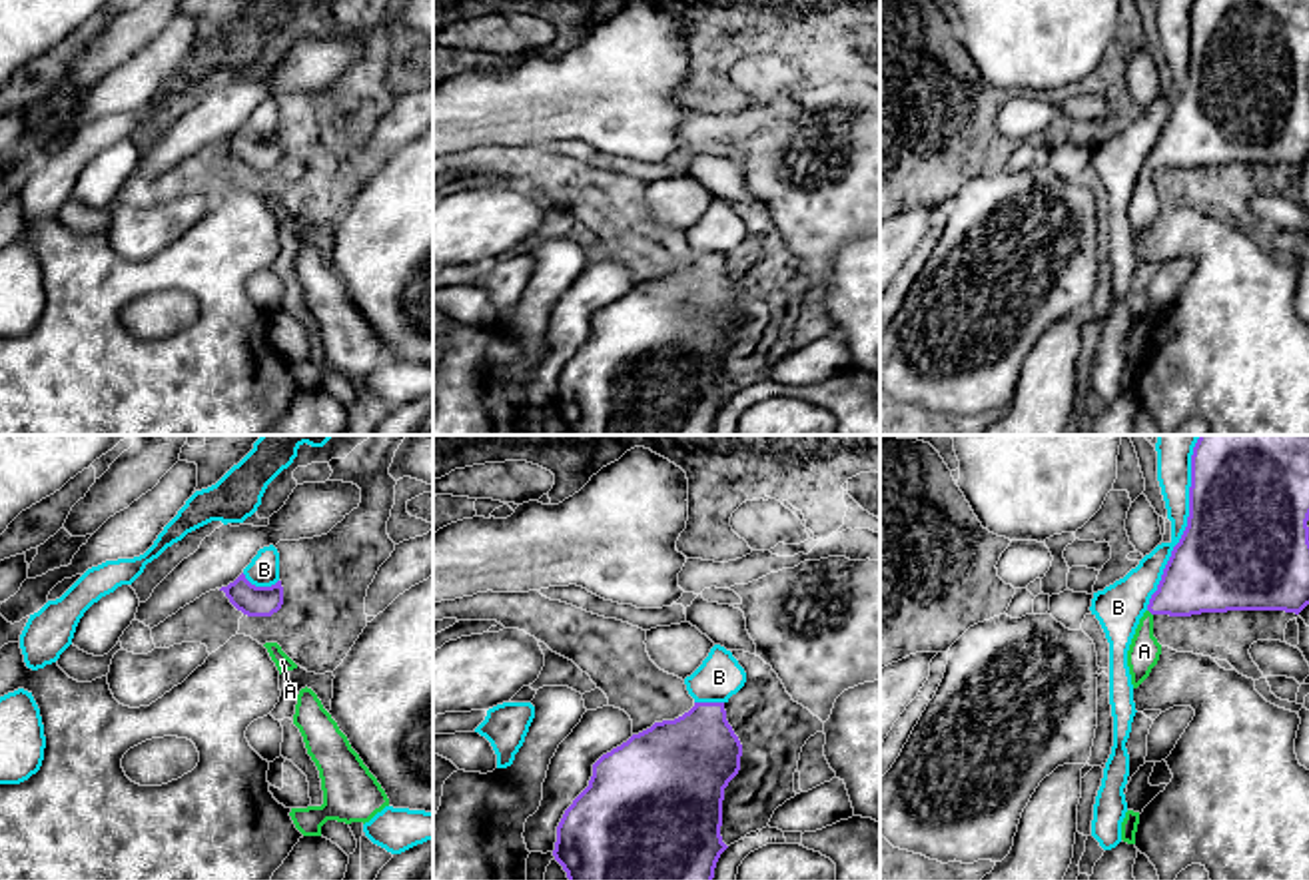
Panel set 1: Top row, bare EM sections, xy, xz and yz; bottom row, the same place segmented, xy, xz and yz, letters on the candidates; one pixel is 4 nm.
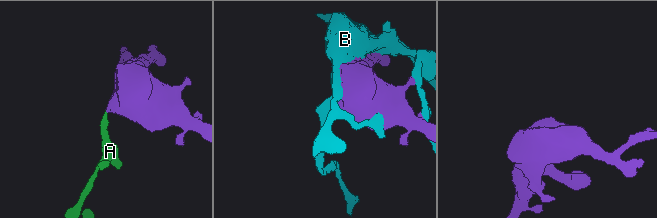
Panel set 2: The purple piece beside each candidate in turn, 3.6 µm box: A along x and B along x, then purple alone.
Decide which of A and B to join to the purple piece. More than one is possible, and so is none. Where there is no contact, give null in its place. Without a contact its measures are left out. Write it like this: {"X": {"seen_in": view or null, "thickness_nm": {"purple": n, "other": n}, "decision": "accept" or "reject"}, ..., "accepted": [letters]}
{"A": {"seen_in": "yz", "thickness_nm": {"purple": 280, "other": 130}, "decision": "accept"}, "B": {"seen_in": "yz", "thickness_nm": {"purple": 500, "other": 140}, "decision": "reject"}, "accepted": ["A"]}

